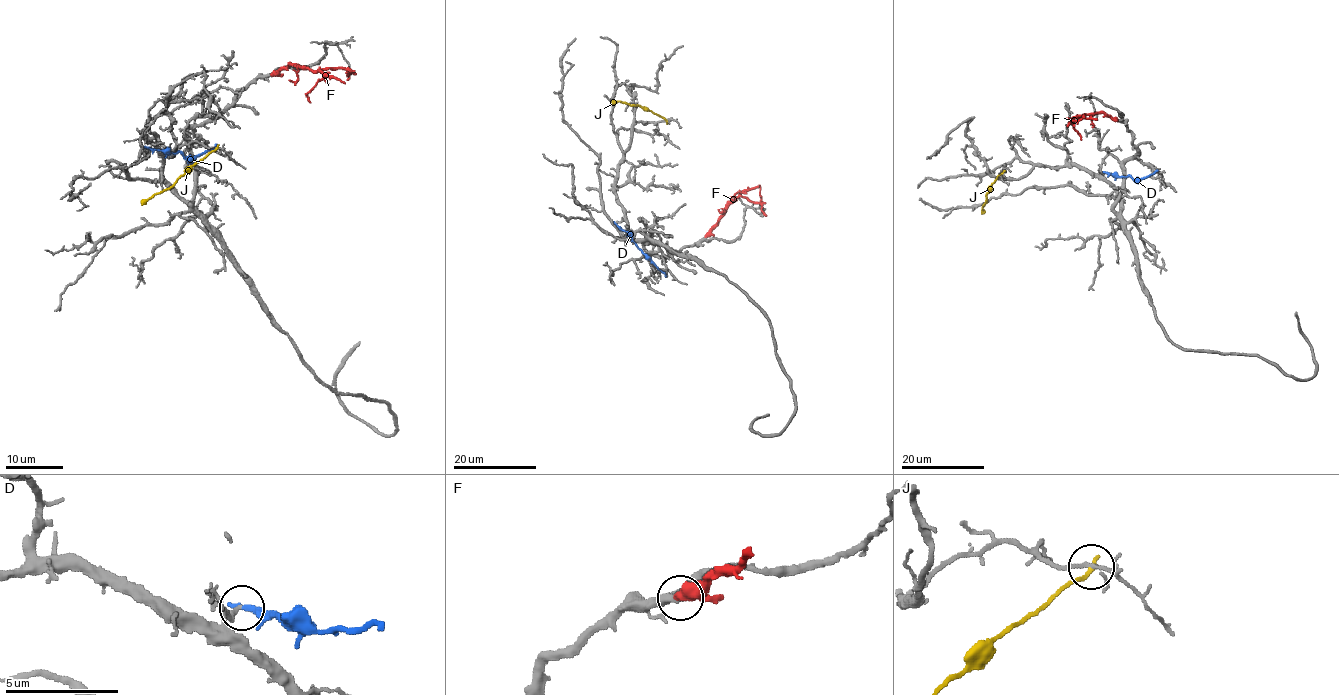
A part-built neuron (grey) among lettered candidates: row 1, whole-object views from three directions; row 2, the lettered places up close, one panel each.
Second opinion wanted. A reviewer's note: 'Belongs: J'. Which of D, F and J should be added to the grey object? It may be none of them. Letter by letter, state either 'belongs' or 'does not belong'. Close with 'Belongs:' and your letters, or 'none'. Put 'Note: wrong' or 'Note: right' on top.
Note: wrong
D: does not belong
F: does not belong
J: does not belong
Belongs: none

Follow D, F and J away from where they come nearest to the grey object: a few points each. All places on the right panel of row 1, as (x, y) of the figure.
D: (1105, 172), (1130, 175), (1135, 179), (1144, 178), (1158, 170)
F: (1118, 120), (1104, 113), (1078, 115), (1083, 116), (1078, 120), (1066, 118)
J: (1001, 172), (987, 194), (983, 206), (985, 212)

